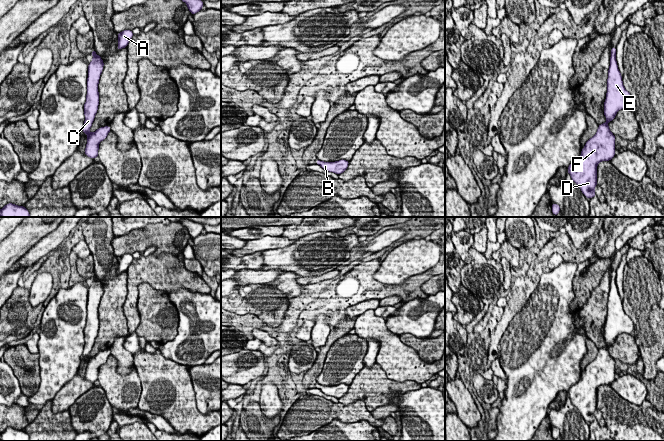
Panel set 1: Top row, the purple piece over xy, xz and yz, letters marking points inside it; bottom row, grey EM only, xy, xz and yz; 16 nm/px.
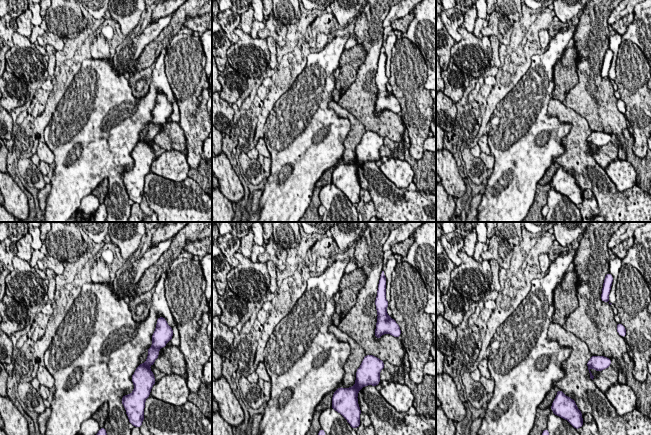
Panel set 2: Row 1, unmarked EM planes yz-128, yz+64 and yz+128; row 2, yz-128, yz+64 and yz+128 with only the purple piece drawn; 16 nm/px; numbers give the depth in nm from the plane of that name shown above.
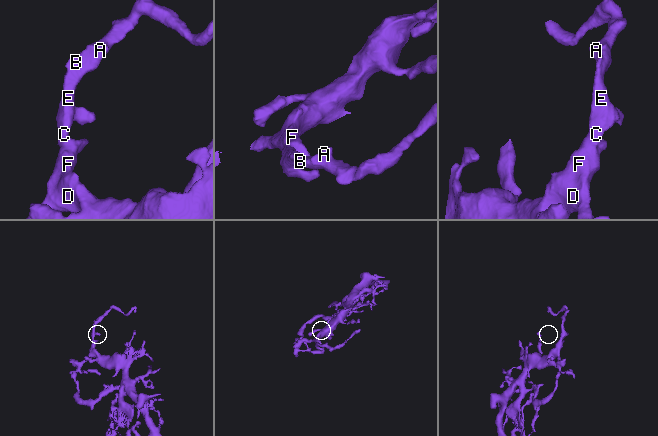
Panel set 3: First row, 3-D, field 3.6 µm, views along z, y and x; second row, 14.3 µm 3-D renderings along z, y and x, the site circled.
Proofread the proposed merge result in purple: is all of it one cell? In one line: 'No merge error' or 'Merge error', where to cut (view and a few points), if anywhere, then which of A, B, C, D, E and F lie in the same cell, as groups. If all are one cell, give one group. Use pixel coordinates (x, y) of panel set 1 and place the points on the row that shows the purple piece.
No merge error. No split. Groups: A B C D E F

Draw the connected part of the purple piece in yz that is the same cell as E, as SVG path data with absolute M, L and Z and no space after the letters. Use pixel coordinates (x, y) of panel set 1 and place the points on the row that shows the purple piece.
M616 47L611 49L610 66L607 79L607 93L604 102L606 122L598 125L596 134L590 138L581 151L579 158L571 162L567 172L579 186L586 198L596 196L597 165L601 161L610 161L615 156L615 135L608 123L613 121L620 109L631 110L634 100L625 89L622 75L616 61Z

